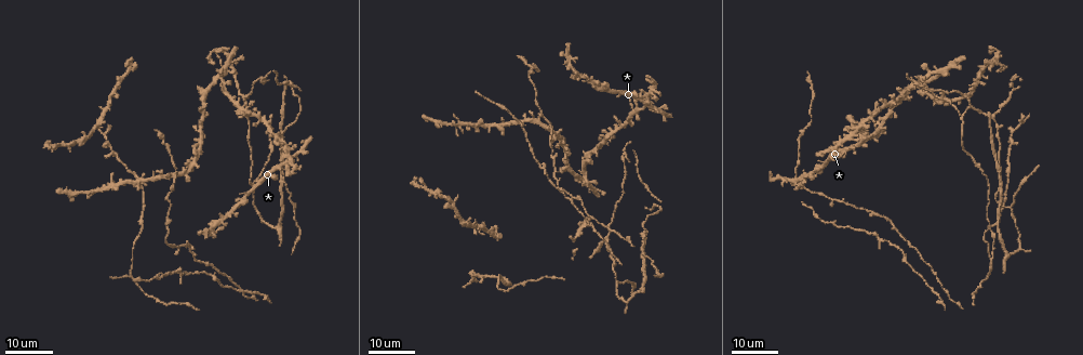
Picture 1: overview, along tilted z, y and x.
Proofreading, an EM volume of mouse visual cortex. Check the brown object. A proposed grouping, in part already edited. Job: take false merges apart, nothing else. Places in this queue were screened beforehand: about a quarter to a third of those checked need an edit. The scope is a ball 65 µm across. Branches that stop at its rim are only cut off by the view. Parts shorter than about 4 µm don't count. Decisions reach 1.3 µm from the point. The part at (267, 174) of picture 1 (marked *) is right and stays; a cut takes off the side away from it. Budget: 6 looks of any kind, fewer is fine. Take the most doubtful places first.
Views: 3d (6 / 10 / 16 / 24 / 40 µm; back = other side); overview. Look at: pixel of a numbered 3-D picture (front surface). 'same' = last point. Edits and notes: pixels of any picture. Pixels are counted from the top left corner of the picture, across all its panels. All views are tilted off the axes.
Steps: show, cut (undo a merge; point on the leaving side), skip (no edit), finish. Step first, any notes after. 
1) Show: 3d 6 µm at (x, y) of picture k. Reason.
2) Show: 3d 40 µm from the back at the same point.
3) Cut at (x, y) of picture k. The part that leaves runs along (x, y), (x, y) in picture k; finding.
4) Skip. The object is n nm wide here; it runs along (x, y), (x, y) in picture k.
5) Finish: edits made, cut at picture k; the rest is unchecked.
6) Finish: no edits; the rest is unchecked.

Show: 3d 24 µm at (608, 239) of picture 1. Four arms meet.

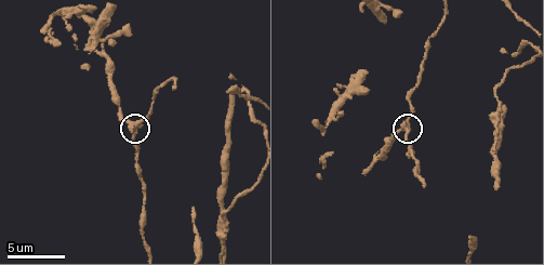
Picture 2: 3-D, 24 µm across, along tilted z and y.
Show: 3d 10 µm at (406, 130) of picture 2.

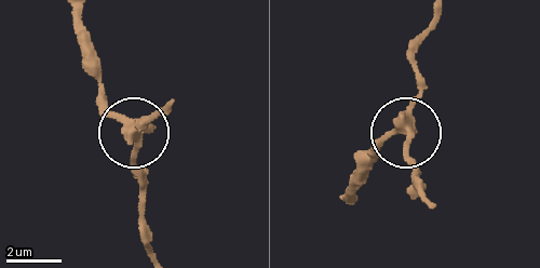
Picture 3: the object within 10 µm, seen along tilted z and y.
Show: 3d 6 µm at (410, 129) of picture 3.

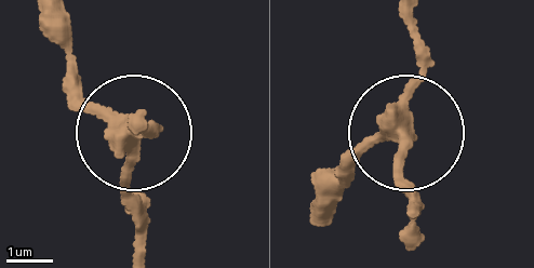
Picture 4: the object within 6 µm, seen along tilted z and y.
Skip. The side arm is 11 µm long; continuous, no second neuron.

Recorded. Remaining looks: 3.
Show: 3d 24 µm at (909, 247) of picture 1. Three-way junction.

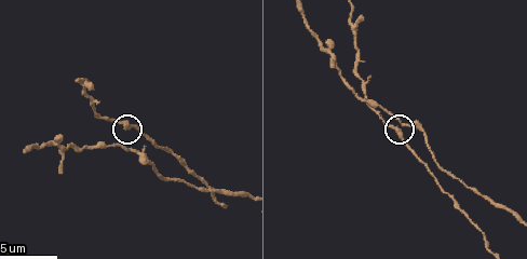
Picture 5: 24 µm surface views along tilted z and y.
Show: 3d 6 µm at (398, 131) of picture 5.

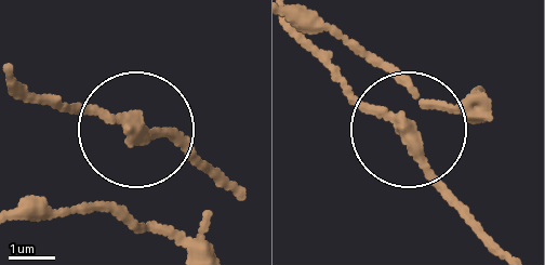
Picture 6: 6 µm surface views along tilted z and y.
Skip. It runs along (17, 79), (121, 123), (115, 212) in picture 6; one neuron here.

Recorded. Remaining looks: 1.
Finish: no edits; the rest is unchecked.

